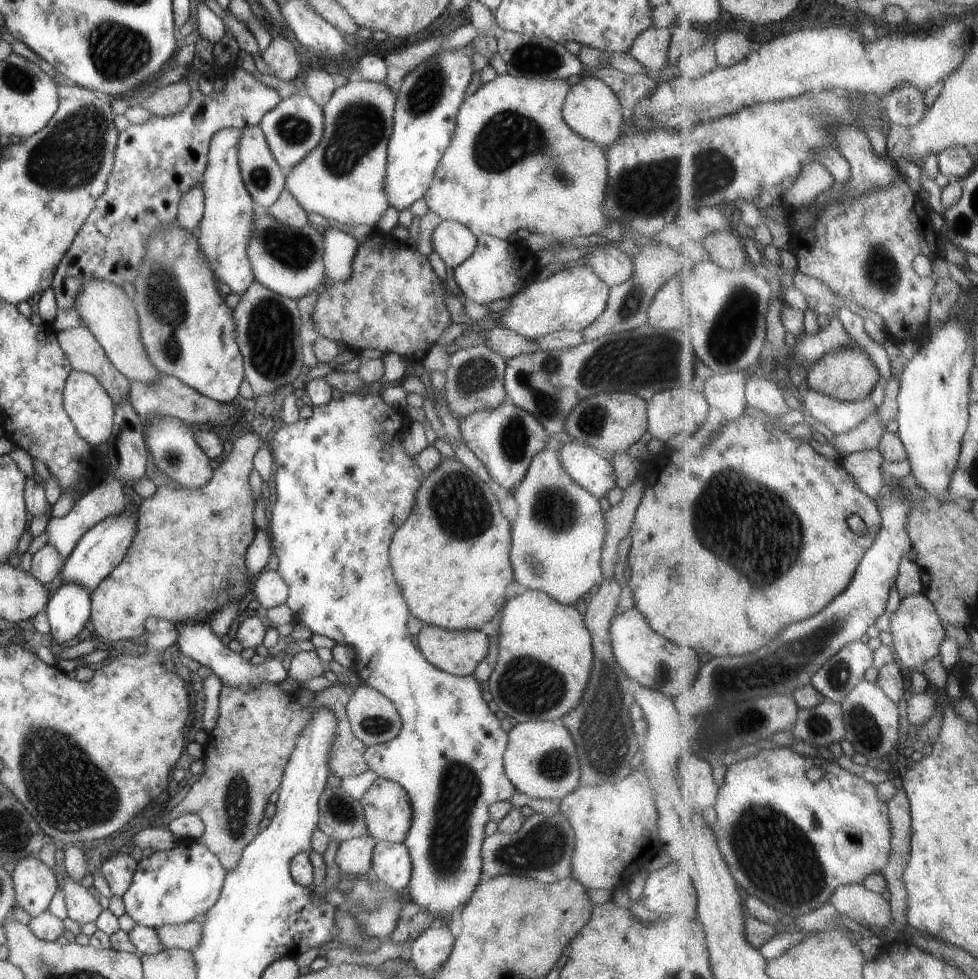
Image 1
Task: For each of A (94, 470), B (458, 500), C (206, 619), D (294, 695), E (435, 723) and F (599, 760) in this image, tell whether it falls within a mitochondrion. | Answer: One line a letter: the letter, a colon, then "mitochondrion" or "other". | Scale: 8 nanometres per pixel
A: other
B: mitochondrion
C: other
D: other
E: other
F: mitochondrion

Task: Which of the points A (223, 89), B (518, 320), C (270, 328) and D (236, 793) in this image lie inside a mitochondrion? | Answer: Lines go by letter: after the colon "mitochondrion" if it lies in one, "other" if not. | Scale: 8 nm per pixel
A: other
B: other
C: mitochondrion
D: mitochondrion

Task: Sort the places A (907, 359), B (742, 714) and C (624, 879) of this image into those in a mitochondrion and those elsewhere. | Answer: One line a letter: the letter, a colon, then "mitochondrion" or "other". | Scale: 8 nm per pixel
A: other
B: mitochondrion
C: other

